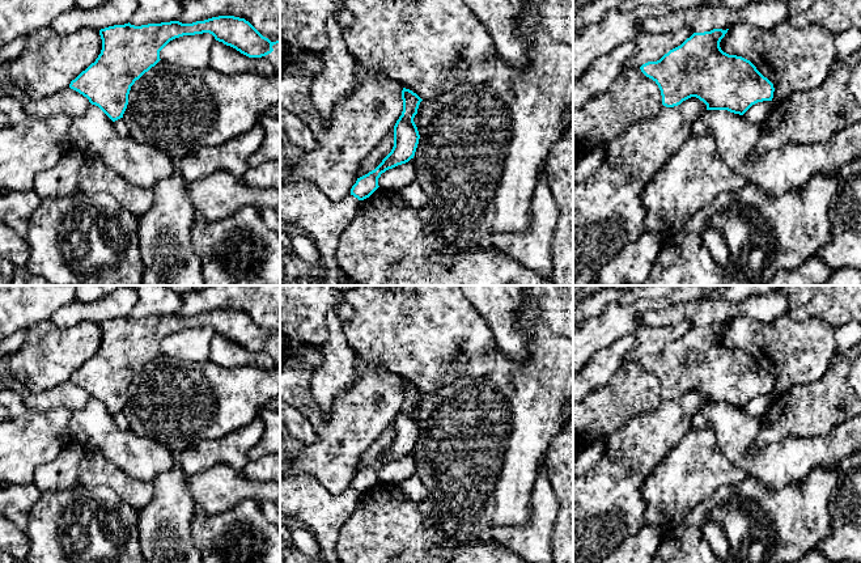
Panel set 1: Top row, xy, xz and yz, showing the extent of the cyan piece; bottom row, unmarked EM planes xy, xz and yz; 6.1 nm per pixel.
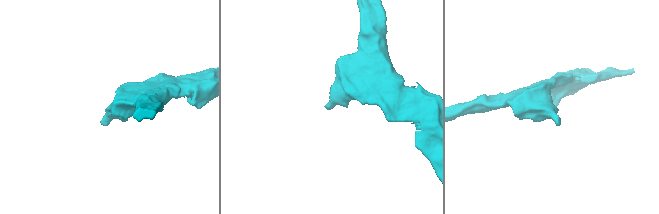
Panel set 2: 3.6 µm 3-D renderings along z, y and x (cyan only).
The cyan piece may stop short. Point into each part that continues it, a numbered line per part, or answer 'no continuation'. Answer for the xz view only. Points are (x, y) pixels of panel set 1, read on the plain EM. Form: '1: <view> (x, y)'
no continuation

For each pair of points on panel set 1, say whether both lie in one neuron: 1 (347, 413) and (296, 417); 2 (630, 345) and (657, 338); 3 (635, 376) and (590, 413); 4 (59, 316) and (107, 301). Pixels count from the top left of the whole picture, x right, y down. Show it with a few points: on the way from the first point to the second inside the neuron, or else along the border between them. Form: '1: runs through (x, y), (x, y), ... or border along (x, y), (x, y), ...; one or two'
1: border along (293, 406), (310, 423), (317, 436), (314, 443); two
2: border along (635, 334), (636, 346), (624, 356), (623, 362); two
3: runs through (624, 386), (601, 410); one
4: runs through (71, 314), (75, 312), (96, 312); one

